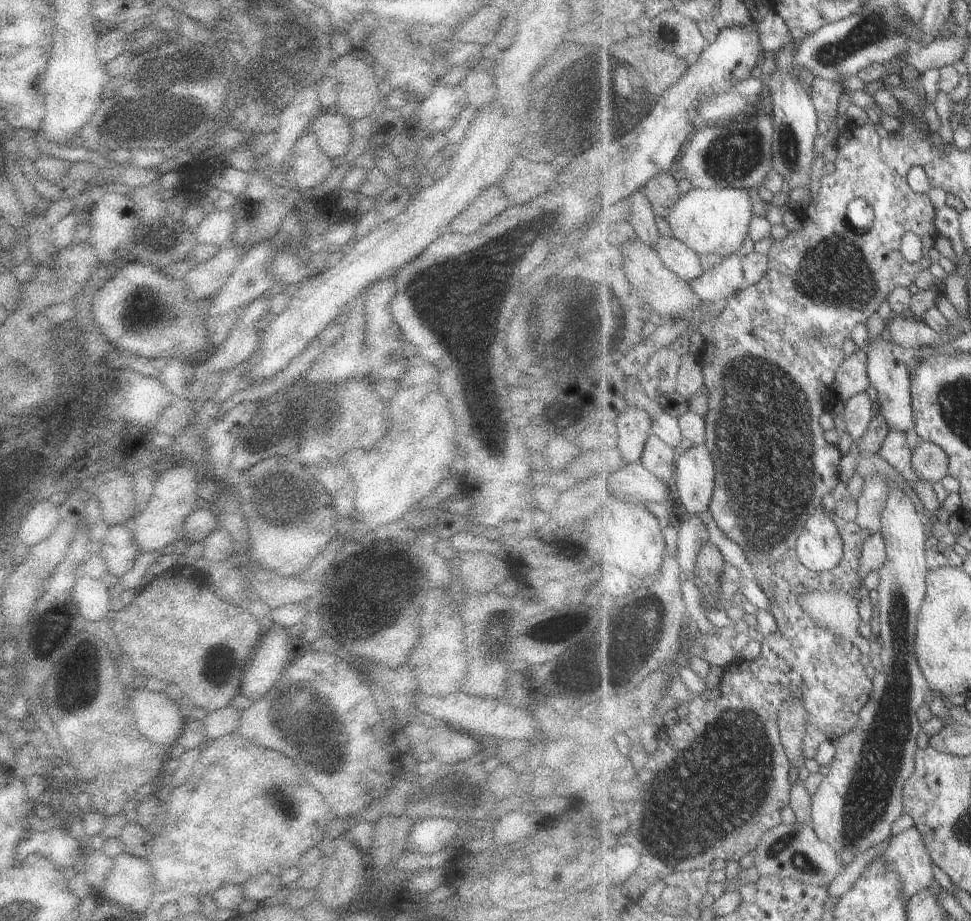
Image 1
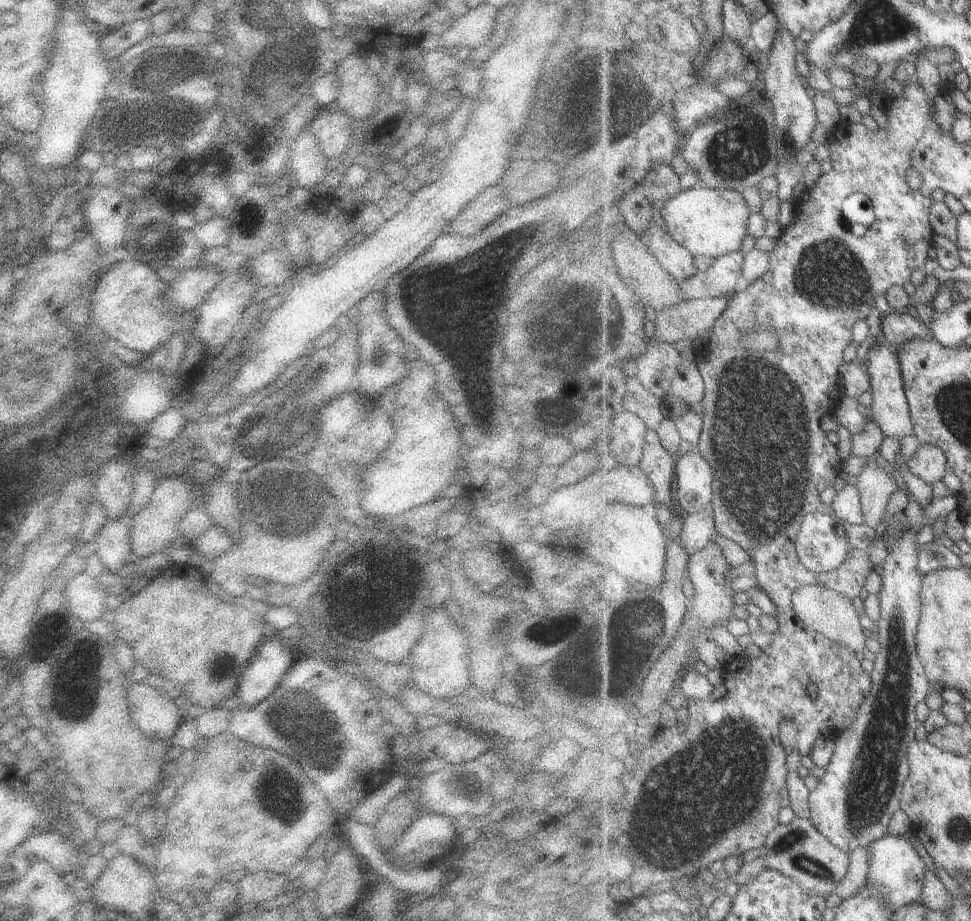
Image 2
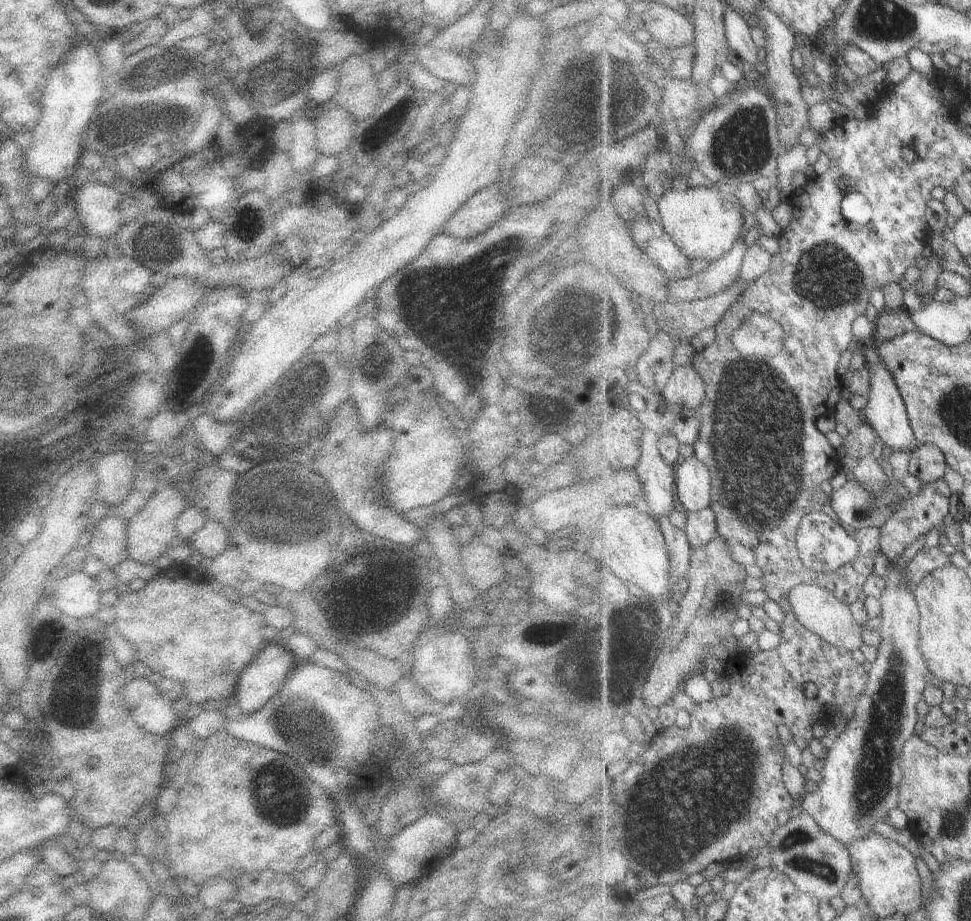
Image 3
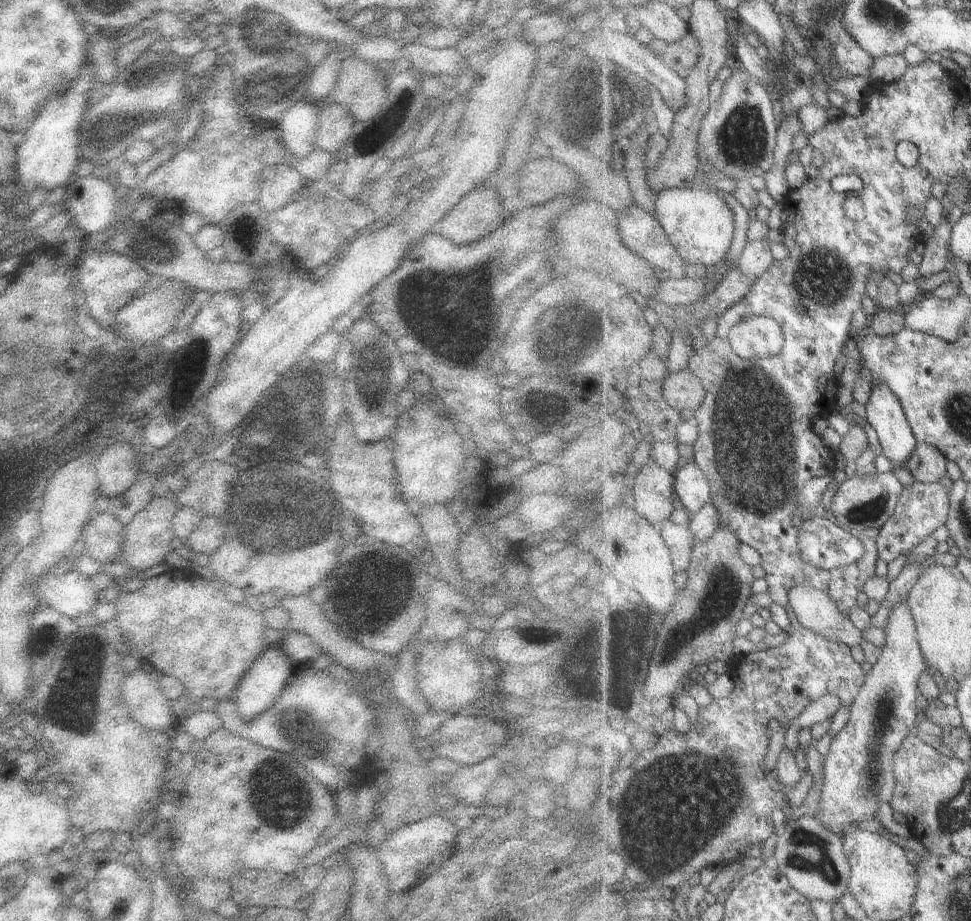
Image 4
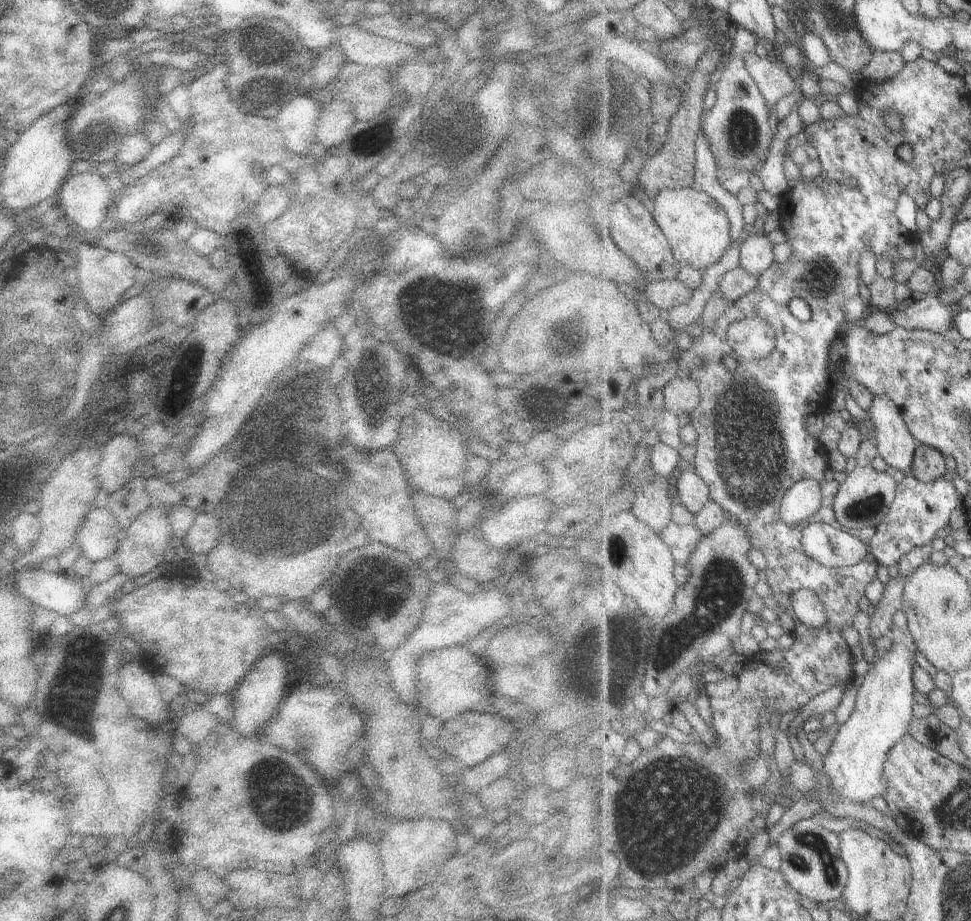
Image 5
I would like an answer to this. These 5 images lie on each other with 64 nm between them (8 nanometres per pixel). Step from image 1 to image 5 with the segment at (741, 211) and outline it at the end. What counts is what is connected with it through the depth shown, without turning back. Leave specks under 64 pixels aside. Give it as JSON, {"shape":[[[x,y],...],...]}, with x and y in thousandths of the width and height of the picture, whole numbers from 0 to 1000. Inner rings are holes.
{"shape":[[[718,202],[682,206],[670,219],[673,235],[688,258],[696,281],[722,293],[740,284],[753,269],[754,242],[743,219]]]}

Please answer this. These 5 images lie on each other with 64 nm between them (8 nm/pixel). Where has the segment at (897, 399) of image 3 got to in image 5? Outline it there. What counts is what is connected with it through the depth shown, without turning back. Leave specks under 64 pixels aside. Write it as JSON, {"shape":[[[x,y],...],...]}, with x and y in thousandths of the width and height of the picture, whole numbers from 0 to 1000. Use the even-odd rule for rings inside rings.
{"shape":[[[905,429],[894,443],[893,451],[902,468],[905,496],[916,506],[936,516],[943,489],[950,480],[936,467],[924,438],[911,429]]]}

